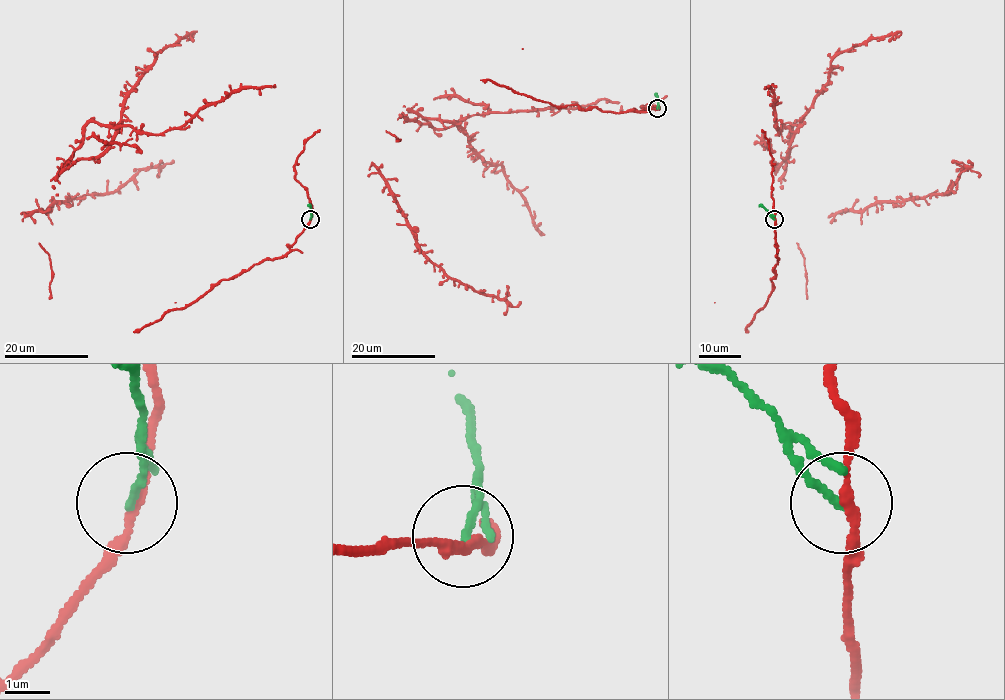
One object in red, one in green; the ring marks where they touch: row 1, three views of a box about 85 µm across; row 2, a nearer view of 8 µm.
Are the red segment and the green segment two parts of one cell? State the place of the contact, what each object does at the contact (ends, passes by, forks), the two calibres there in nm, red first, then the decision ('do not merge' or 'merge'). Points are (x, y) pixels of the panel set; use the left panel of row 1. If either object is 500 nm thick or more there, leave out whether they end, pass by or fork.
(310, 219) | red passes by | green ends | 180/160 nm | do not merge

